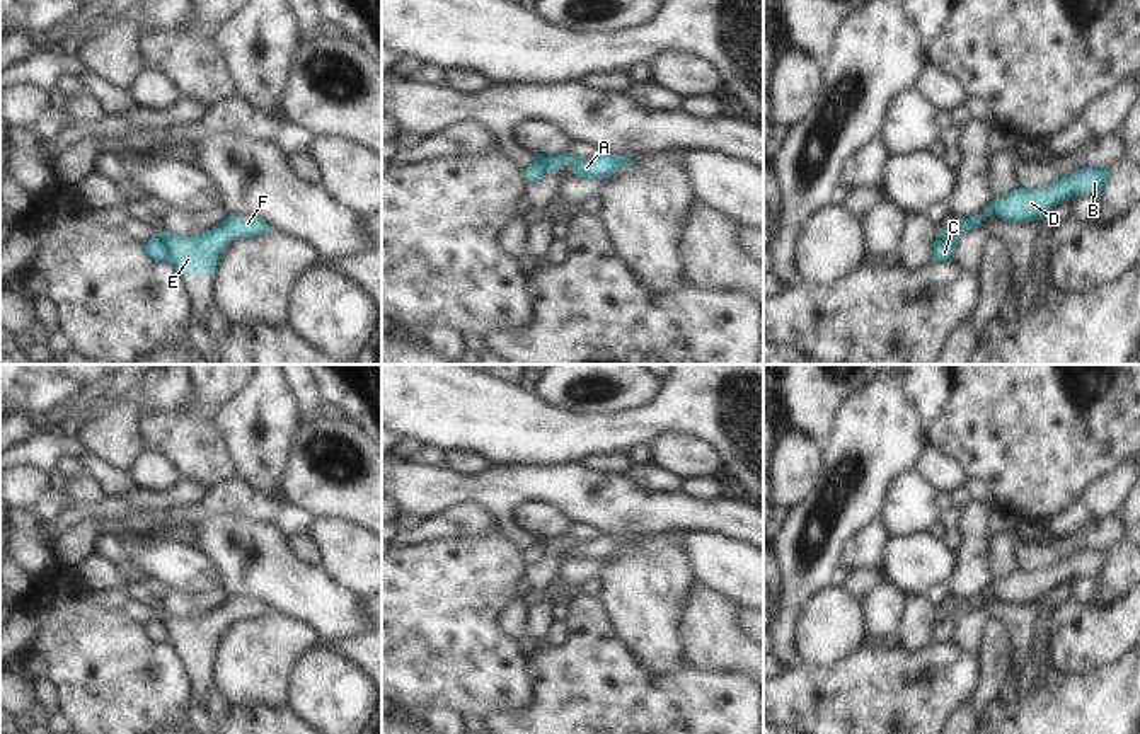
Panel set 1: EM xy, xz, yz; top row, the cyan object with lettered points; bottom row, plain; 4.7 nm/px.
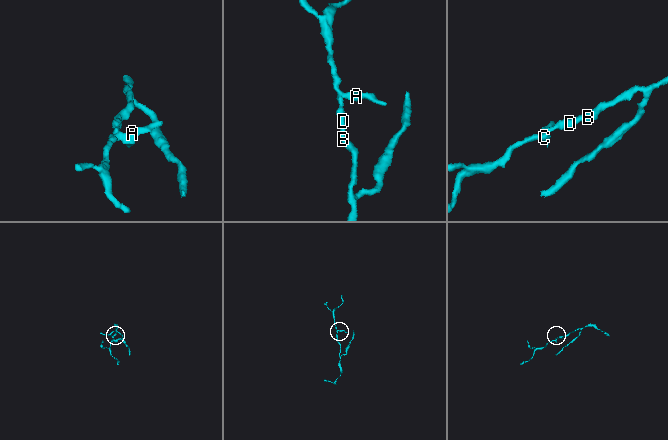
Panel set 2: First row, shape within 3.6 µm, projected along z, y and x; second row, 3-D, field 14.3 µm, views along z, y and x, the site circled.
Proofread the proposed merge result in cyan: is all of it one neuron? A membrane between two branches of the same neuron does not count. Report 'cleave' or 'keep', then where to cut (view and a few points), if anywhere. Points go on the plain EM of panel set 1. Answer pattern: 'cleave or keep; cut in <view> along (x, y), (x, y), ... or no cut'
cleave; cut in xy along (159, 617), (169, 641)

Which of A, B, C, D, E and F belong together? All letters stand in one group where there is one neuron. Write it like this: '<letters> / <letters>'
A E F / B C D

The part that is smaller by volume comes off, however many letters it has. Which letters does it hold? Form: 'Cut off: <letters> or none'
Cut off: A, E, F

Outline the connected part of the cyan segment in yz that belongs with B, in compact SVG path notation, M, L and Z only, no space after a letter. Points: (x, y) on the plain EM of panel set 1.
M1082 550L1062 559L1046 571L1016 571L1005 581L993 581L983 594L959 601L958 606L947 611L946 620L937 620L934 625L934 644L947 644L956 632L956 622L961 615L968 615L982 606L982 603L997 596L1009 605L1039 603L1053 589L1075 577L1099 579L1109 559L1109 550Z

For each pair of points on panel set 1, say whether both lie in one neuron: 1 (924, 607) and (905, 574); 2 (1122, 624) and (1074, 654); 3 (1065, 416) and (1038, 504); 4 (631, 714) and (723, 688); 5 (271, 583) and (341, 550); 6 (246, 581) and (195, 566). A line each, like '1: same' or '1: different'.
1: different
2: same
3: same
4: same
5: different
6: different

